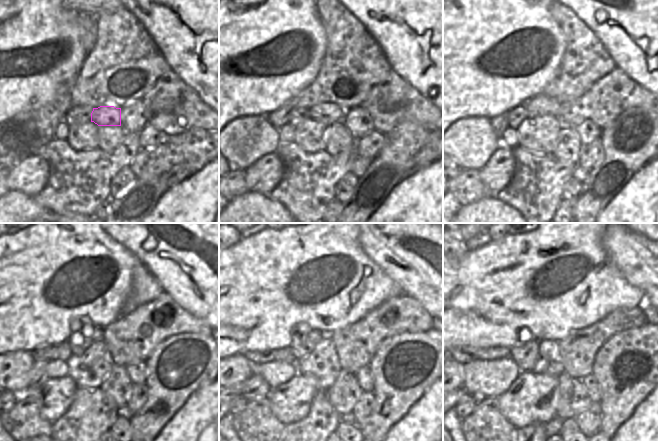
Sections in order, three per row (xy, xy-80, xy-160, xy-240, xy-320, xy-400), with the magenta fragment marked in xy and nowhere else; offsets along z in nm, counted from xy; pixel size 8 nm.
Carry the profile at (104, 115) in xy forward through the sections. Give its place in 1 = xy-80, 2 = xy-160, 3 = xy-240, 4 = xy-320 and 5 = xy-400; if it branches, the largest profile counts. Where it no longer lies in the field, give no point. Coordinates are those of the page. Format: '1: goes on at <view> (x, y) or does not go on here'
1: goes on at xy-80 (328, 114)
2: goes on at xy-160 (541, 105)
3: goes on at xy-240 (78, 342)
4: goes on at xy-320 (301, 346)
5: goes on at xy-400 (525, 357)

